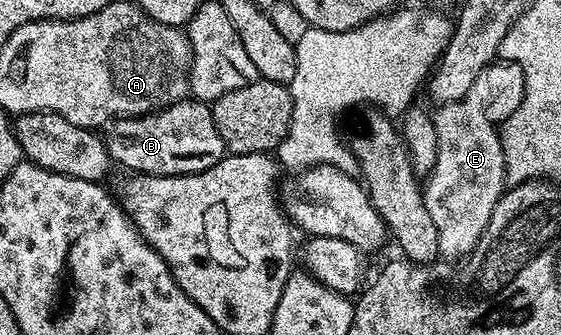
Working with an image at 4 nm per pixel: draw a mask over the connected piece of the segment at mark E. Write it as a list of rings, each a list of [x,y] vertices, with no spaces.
[[[500,59],[488,65],[463,99],[436,110],[433,122],[439,139],[435,167],[423,181],[425,206],[435,223],[439,254],[450,263],[469,256],[479,243],[491,211],[507,188],[505,156],[501,146],[501,125],[519,107],[525,94],[525,73],[513,61]]]

